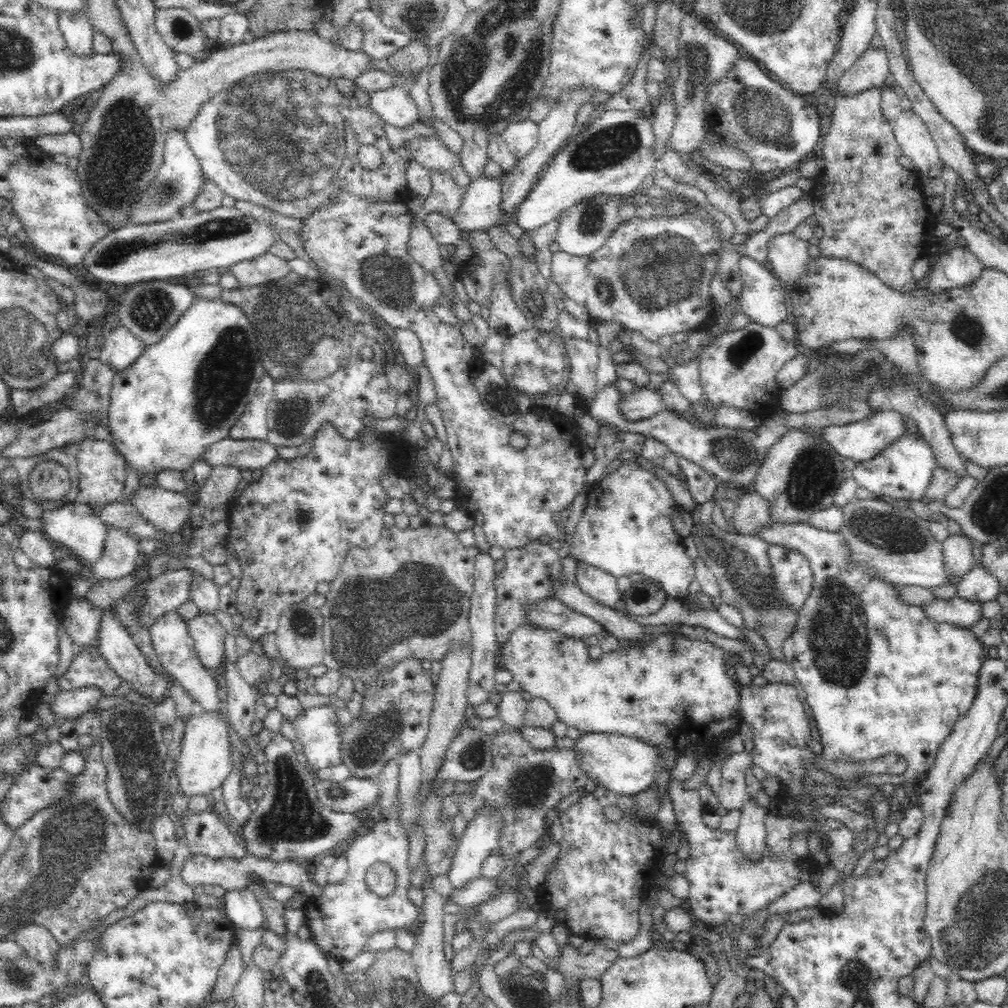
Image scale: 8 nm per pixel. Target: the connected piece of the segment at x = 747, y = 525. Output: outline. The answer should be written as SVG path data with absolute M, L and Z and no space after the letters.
M751 489L738 498L729 524L740 535L759 534L770 520L768 503Z

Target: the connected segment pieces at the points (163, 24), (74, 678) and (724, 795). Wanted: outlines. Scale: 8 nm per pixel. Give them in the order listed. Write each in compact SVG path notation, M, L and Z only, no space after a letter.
M158 8L155 12L155 25L157 31L168 45L168 48L171 48L174 54L184 52L184 54L190 55L195 61L206 57L211 48L199 24L200 21L186 9Z
M88 647L83 653L76 653L69 668L56 679L59 690L74 690L84 687L100 689L100 696L113 696L122 682L115 670L96 647Z
M731 753L721 769L719 800L727 811L738 810L746 801L744 772L753 762L751 753Z

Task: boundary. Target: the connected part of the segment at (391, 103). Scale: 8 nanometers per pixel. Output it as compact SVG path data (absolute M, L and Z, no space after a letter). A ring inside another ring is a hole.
M392 87L368 92L369 106L388 125L409 128L418 122L418 109L406 89Z

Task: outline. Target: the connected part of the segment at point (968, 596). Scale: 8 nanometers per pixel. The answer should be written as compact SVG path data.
M975 564L961 576L961 581L957 584L957 596L966 600L988 602L997 598L1000 586L999 580L991 572L981 564Z

